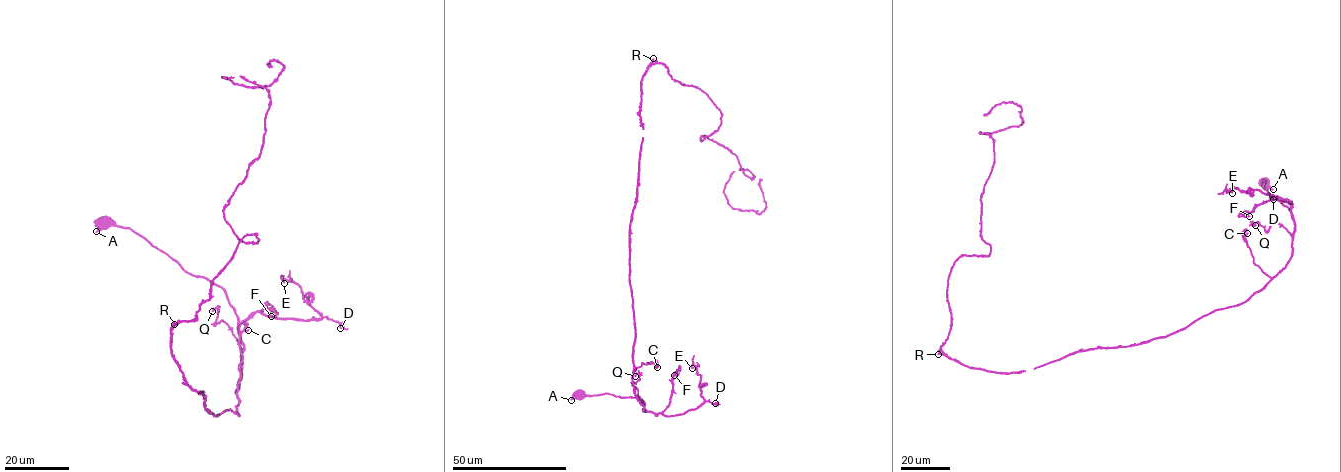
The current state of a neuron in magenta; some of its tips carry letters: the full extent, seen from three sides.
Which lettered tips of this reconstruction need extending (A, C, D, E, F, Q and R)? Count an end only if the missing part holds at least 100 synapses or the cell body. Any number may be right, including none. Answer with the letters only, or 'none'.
R

